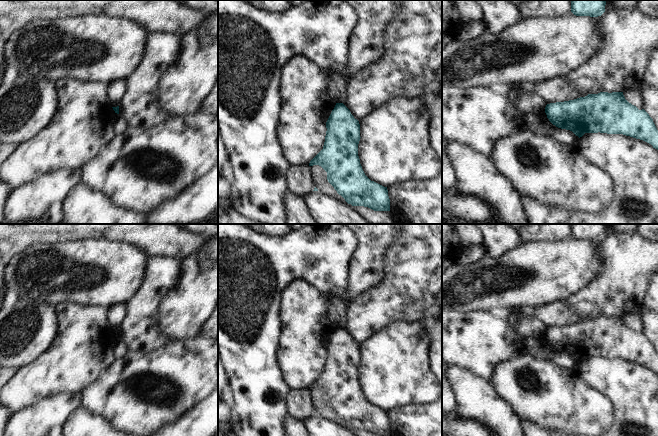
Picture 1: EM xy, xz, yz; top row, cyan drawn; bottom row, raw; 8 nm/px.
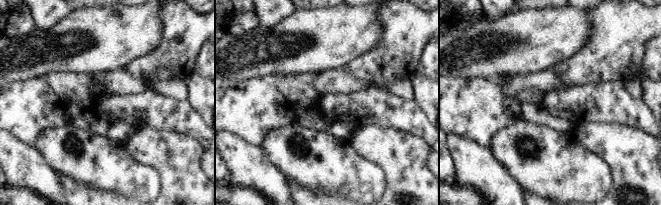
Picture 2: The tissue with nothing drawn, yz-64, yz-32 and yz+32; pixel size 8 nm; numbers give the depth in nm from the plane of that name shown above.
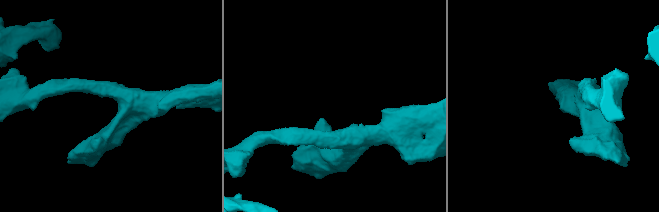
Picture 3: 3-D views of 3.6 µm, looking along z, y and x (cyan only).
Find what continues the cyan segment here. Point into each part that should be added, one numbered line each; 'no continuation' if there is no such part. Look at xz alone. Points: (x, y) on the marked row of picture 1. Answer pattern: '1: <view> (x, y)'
no continuation

